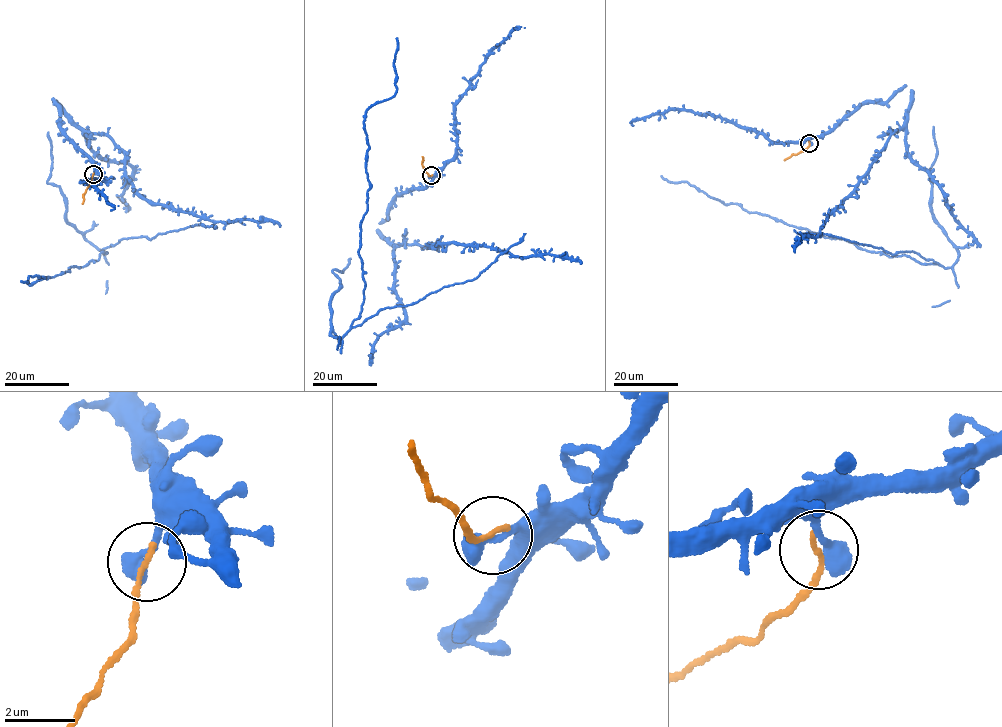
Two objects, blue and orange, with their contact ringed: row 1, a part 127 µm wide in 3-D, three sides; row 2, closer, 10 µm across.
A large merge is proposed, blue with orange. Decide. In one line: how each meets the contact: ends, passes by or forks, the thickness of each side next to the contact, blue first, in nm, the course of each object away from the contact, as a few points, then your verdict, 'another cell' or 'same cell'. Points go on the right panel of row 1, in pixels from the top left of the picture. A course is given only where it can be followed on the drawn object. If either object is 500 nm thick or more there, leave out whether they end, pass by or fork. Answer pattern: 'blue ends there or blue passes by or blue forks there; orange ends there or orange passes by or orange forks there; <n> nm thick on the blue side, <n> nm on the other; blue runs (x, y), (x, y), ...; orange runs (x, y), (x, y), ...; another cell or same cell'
550 nm thick on the blue side, 150 nm on the other; blue runs (809, 142), (864, 103), (910, 89), (901, 127), (822, 233), (937, 264), (796, 228), (661, 175); orange runs (809, 143), (803, 151), (784, 160); another cell

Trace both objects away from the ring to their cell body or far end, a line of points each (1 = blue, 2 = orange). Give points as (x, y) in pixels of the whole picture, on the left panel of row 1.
1: (93, 174), (53, 100), (109, 135), (139, 195), (201, 224), (123, 238), (79, 268), (20, 281)
2: (93, 175), (82, 195), (82, 203)

